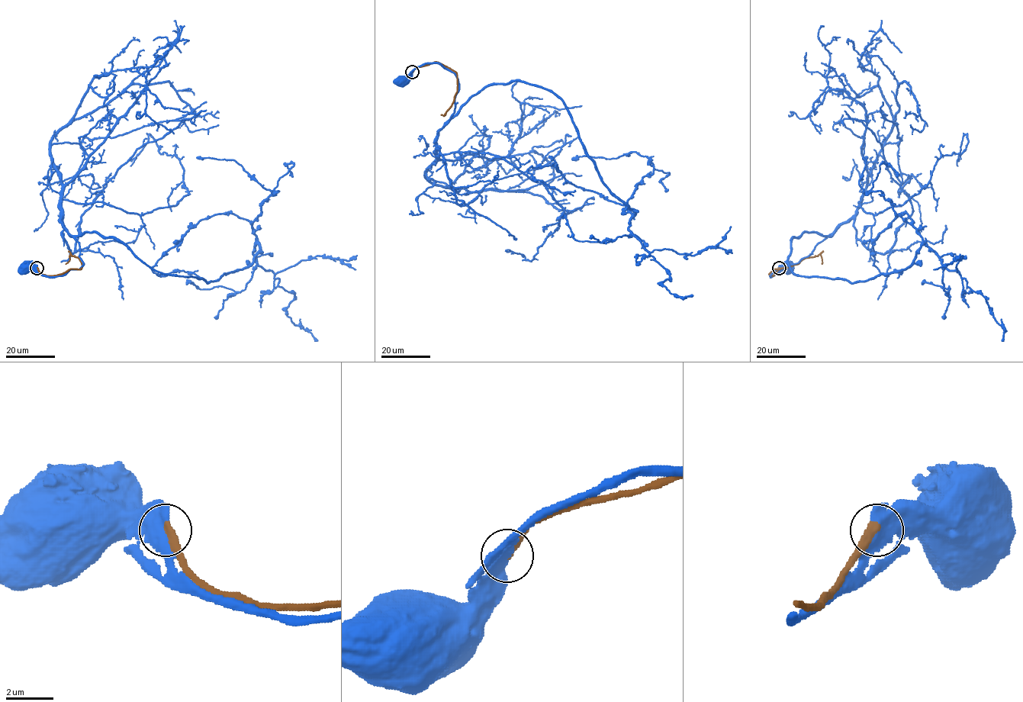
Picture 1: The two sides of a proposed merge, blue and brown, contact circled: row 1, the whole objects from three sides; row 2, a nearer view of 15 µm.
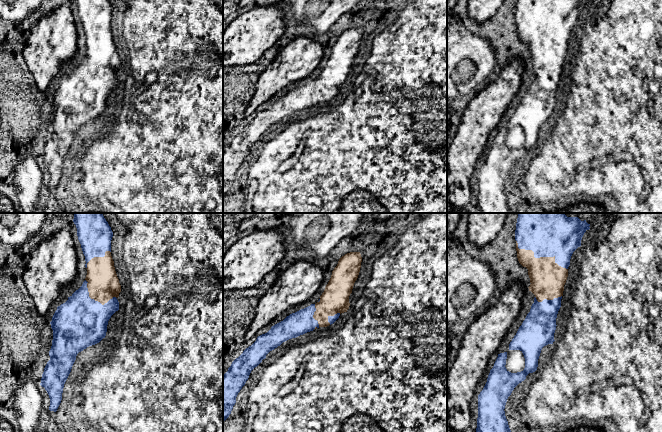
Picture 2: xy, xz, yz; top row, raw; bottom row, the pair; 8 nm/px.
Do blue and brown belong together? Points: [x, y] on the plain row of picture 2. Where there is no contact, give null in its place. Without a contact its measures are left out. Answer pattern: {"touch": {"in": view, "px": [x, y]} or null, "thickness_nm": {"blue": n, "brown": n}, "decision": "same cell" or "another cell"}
{"touch": {"in": "yz", "px": [539, 33]}, "thickness_nm": {"blue": 280, "brown": 280}, "decision": "another cell"}

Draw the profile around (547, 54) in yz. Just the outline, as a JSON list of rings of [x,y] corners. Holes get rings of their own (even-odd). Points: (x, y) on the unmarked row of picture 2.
[[[517,17],[516,27],[519,39],[528,45],[531,59],[529,67],[538,78],[563,72],[568,45],[559,42],[555,32],[535,34],[532,26],[519,25]]]

